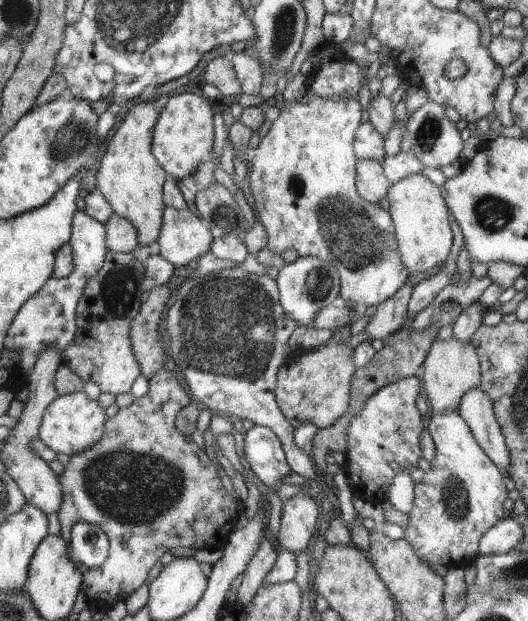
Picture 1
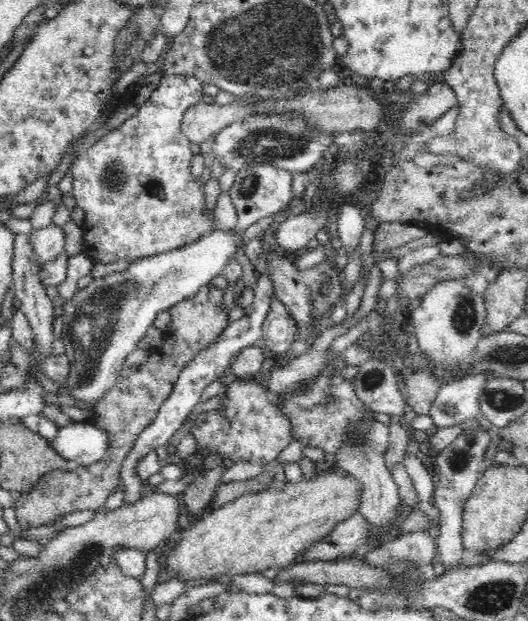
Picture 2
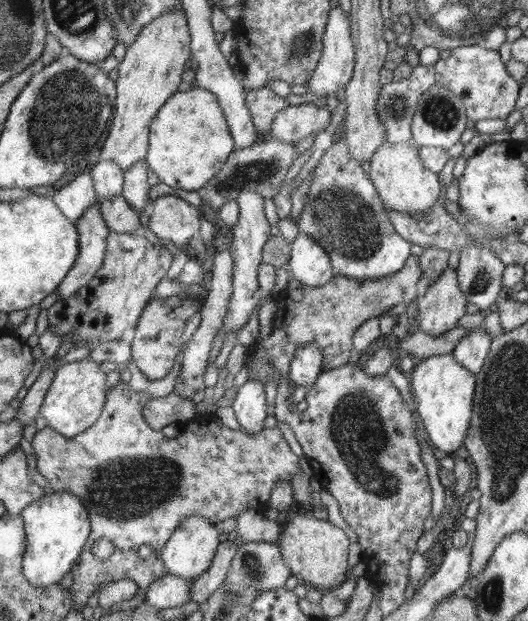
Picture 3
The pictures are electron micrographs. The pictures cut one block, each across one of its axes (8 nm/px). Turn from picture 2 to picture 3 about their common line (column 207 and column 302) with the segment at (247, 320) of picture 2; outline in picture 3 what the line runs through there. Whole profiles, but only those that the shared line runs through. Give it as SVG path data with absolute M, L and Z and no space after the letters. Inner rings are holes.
M304 344L294 352L294 358L290 362L289 380L296 387L302 386L310 391L324 371L322 366L322 354L316 344Z

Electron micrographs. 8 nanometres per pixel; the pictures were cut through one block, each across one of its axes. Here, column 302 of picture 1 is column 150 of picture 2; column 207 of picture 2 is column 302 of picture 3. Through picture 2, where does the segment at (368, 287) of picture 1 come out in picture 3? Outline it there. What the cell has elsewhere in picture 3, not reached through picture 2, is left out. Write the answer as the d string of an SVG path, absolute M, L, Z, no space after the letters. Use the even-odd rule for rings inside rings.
M336 146L330 149L330 160L322 157L318 166L311 172L309 179L310 189L304 200L304 207L300 213L298 230L310 236L328 253L332 268L336 274L348 276L354 280L376 280L398 272L411 255L411 244L402 238L390 223L379 192L374 187L371 179L361 167L361 163L353 161L348 156L346 146Z

